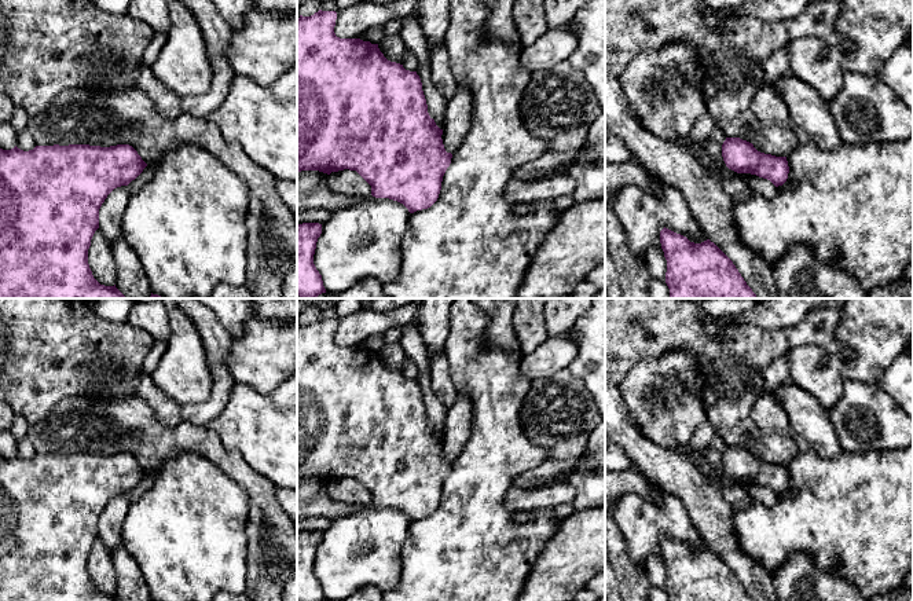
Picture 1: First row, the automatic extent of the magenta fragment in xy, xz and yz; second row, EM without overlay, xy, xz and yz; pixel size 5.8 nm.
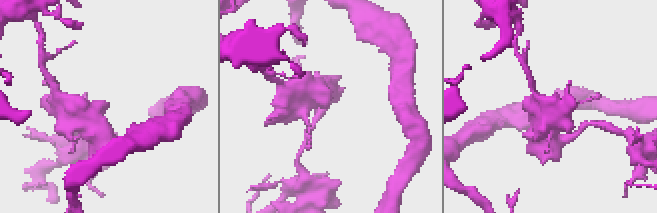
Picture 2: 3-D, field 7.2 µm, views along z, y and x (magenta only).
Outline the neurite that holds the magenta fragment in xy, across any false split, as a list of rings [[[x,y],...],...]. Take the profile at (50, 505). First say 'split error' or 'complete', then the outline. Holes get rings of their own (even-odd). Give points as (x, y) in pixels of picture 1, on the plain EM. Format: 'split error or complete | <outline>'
complete | [[[89,452],[69,454],[36,454],[33,458],[23,459],[16,454],[11,458],[0,457],[0,601],[121,601],[116,593],[100,593],[92,583],[88,572],[88,557],[95,539],[99,536],[99,517],[107,503],[117,495],[128,494],[135,488],[147,472],[138,459],[129,452],[110,455]]]

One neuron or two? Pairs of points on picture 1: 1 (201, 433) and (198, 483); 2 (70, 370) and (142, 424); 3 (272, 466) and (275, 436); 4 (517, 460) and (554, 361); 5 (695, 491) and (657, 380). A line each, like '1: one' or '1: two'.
1: two
2: two
3: one
4: two
5: two

